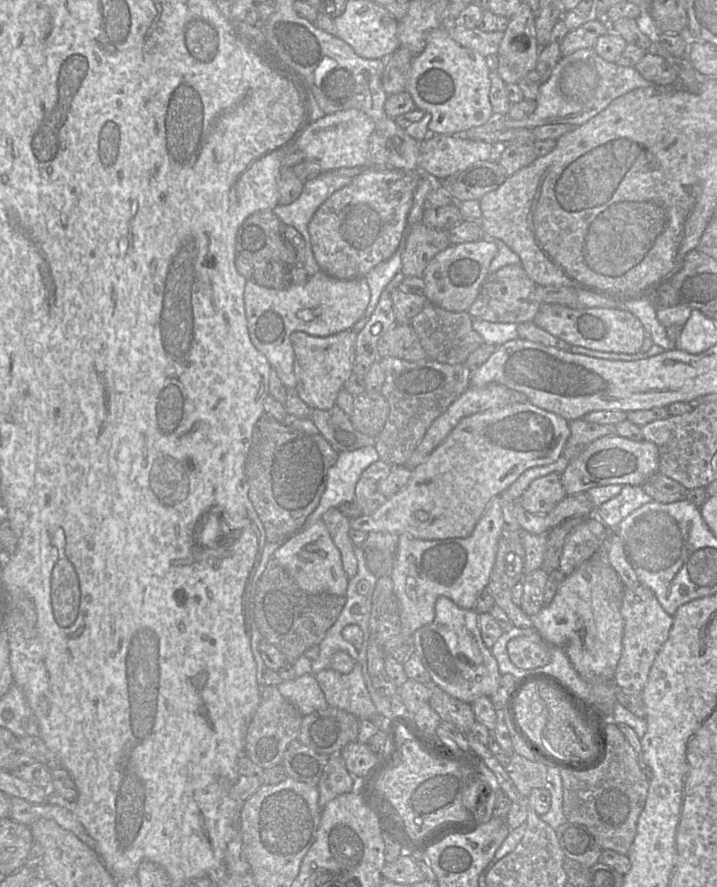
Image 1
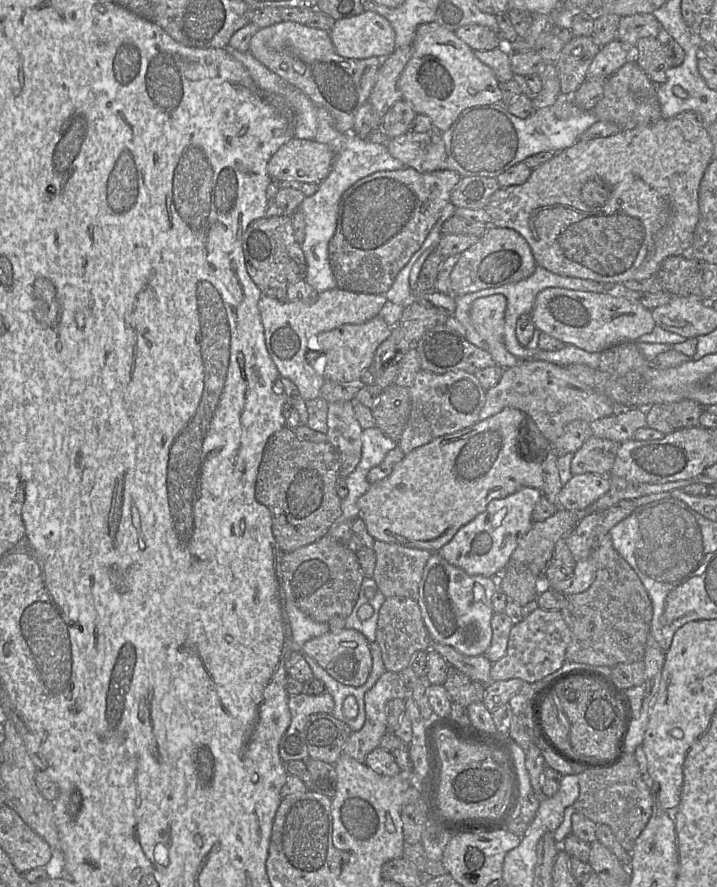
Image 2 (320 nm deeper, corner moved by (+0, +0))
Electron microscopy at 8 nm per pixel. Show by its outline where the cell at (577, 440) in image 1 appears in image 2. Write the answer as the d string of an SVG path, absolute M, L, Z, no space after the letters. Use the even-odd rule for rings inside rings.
M591 435L573 455L572 475L594 473L610 477L619 446L618 442Z

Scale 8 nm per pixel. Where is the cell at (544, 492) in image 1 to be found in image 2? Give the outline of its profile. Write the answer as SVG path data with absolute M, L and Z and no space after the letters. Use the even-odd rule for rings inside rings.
M594 473L573 475L559 492L557 505L574 512L585 511L609 491L610 485L609 476Z

